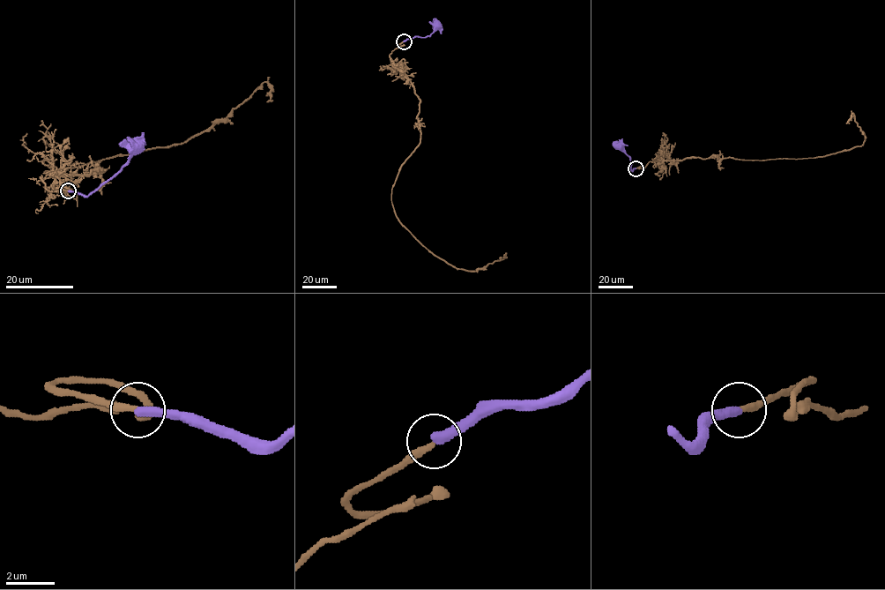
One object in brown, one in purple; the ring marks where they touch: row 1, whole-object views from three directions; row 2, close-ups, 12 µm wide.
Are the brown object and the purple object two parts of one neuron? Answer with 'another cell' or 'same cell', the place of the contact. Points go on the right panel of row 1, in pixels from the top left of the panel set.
another cell; place (635, 168)

